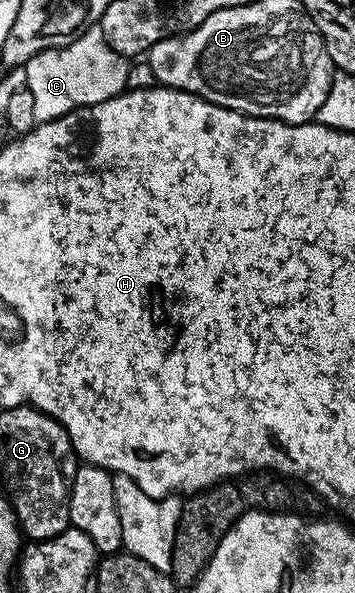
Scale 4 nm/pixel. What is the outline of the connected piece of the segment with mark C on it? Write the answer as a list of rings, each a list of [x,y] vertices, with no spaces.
[[[97,22],[88,25],[81,35],[74,37],[60,49],[47,49],[38,52],[23,67],[25,85],[33,94],[34,118],[38,123],[56,120],[74,108],[95,105],[97,102],[107,101],[111,97],[119,96],[127,87],[129,78],[128,59],[119,56],[108,47],[104,38],[104,31]]]

